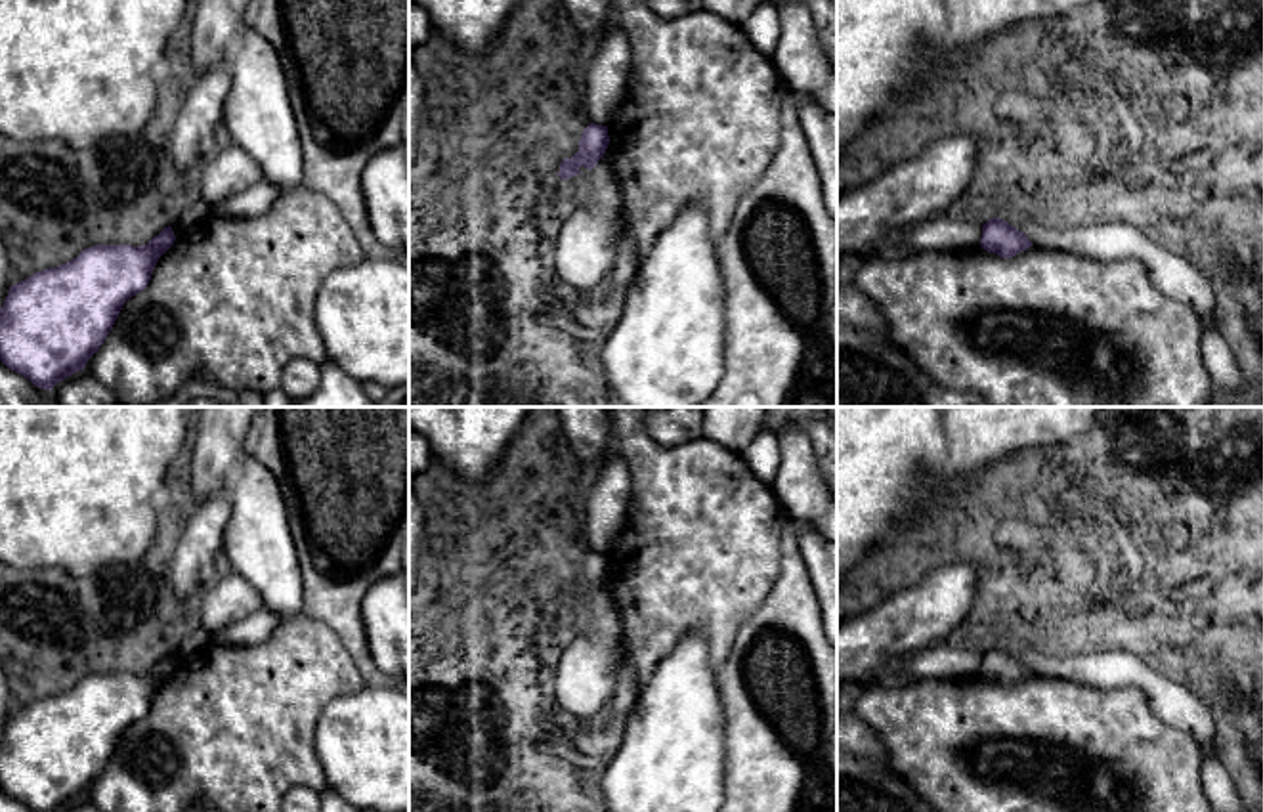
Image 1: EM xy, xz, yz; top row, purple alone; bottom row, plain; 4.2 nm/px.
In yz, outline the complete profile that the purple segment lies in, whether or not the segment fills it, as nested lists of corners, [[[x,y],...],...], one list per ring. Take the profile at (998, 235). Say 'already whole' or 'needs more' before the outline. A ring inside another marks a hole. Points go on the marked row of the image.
already whole; [[[992,218],[982,225],[980,246],[1001,258],[1013,258],[1034,245],[1009,222]]]

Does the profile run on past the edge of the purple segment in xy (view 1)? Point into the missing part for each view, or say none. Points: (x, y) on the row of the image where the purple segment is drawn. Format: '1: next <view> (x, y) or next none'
1: next none

